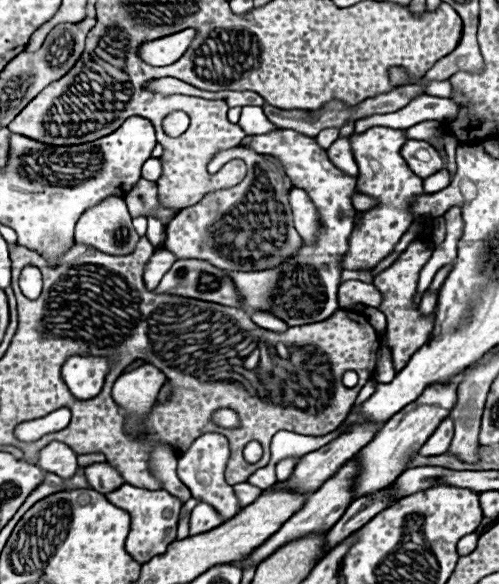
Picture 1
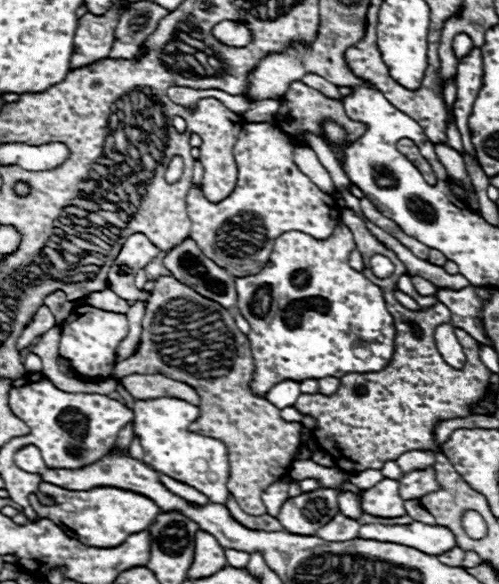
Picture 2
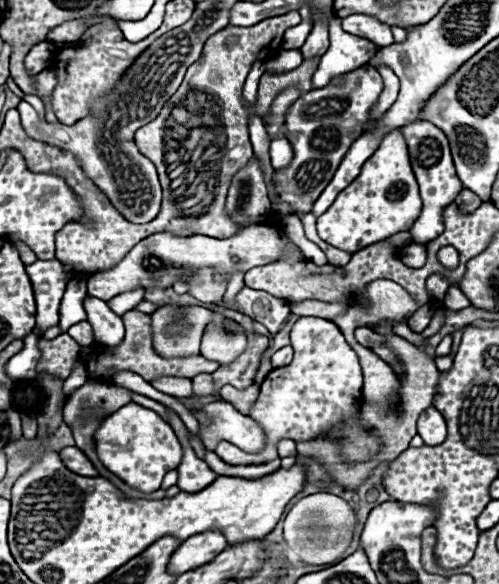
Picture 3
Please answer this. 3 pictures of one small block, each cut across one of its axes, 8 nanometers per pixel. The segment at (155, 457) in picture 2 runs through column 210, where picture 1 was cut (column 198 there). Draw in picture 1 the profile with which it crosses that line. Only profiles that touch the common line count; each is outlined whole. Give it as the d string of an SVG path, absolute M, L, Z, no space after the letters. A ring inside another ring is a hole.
M210 434L210 436L200 436L198 440L194 440L192 446L182 454L182 458L178 458L180 480L190 488L192 496L198 502L210 504L222 516L224 522L240 512L238 498L236 498L232 486L228 486L224 480L224 468L226 468L228 456L230 456L228 440L222 434Z

